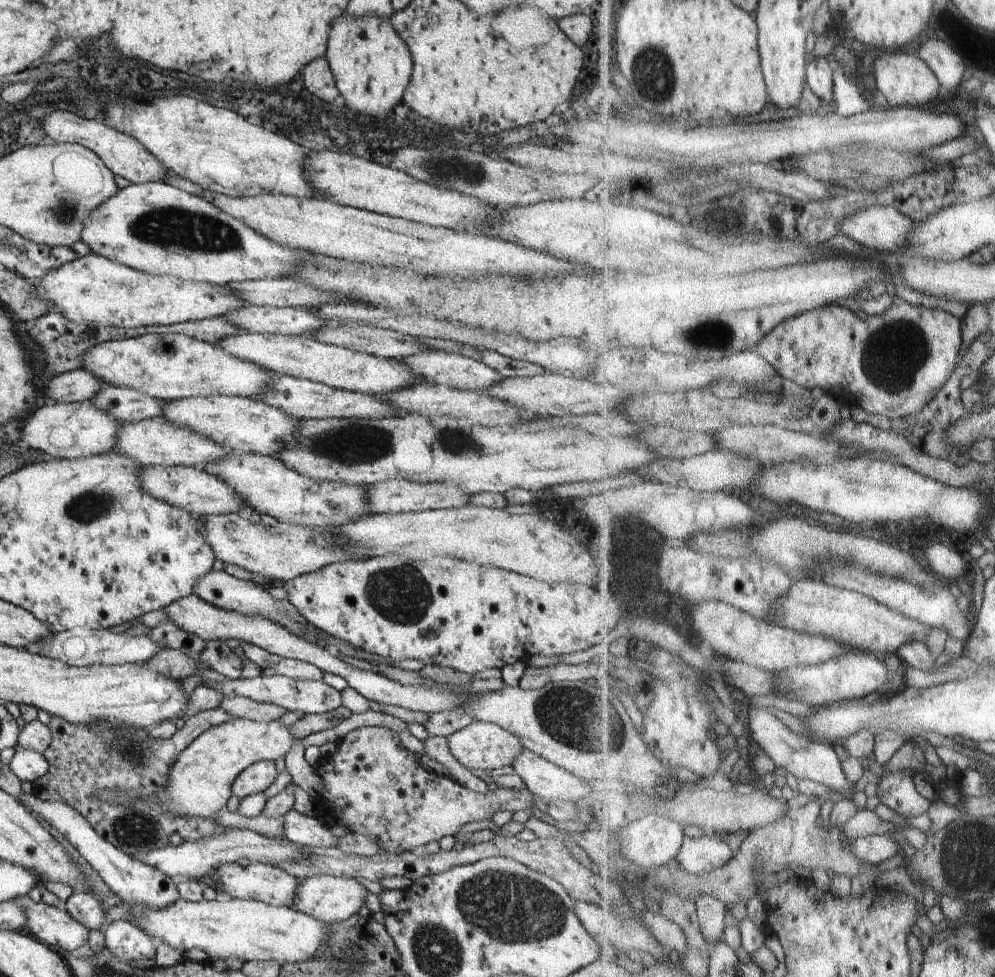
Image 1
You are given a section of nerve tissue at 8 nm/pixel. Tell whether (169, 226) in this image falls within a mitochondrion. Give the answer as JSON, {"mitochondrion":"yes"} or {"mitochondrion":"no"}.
{"mitochondrion":"yes"}

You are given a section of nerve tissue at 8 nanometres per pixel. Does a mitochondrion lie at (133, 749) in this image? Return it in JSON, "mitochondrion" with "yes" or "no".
{"mitochondrion":"yes"}

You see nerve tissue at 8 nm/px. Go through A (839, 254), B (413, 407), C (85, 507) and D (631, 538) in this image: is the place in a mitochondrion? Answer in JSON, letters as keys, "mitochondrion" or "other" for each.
{"A":"other","B":"other","C":"mitochondrion","D":"mitochondrion"}

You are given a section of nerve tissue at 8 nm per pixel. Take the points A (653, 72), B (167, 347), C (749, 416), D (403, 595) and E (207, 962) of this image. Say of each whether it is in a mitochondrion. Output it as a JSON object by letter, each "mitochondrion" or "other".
{"A":"mitochondrion","B":"other","C":"other","D":"mitochondrion","E":"other"}

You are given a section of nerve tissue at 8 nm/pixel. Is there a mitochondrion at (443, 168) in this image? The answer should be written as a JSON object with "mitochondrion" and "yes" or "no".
{"mitochondrion":"yes"}

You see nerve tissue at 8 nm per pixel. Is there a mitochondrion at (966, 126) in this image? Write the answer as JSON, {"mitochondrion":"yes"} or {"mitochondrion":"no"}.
{"mitochondrion":"no"}

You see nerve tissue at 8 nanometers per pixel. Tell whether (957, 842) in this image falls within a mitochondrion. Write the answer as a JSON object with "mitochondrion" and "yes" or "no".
{"mitochondrion":"yes"}

